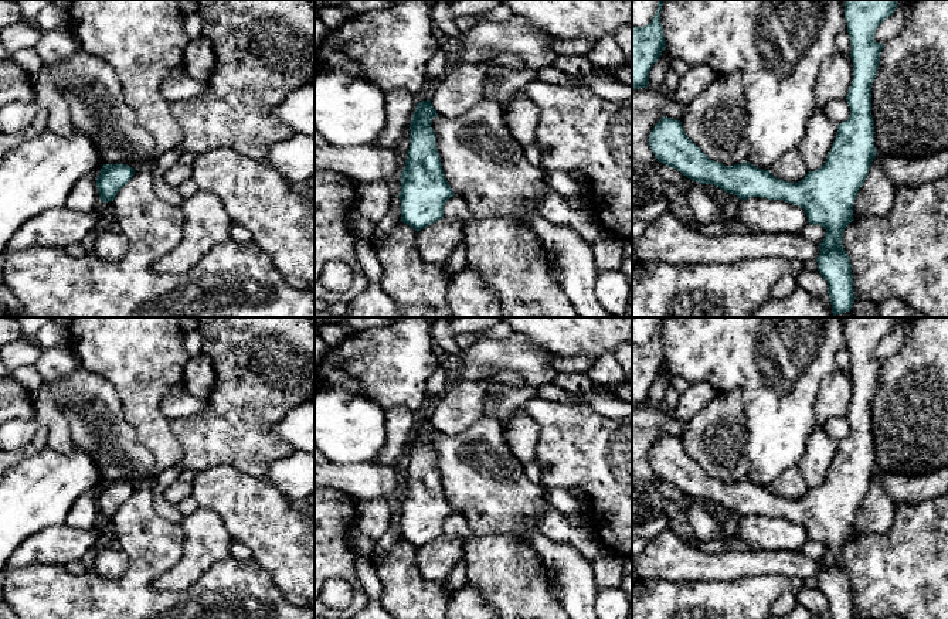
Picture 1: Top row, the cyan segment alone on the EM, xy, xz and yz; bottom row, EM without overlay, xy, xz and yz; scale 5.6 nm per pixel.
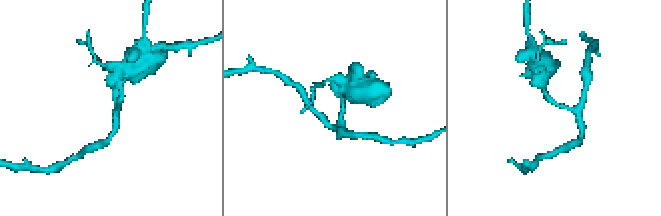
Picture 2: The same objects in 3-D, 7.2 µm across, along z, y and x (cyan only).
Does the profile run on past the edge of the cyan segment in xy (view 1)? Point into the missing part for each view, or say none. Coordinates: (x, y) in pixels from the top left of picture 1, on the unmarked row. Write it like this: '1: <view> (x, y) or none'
1: none

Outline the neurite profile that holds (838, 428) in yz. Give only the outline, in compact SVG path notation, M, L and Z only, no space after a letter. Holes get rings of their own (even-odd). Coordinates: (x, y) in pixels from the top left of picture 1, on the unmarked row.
M846 416L830 418L822 426L825 432L837 442L843 441L850 433L850 425Z

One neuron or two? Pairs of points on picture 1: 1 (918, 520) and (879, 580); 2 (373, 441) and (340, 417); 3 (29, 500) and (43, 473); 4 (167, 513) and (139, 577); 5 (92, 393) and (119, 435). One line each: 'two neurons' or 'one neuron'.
1: one neuron
2: one neuron
3: one neuron
4: two neurons
5: one neuron

